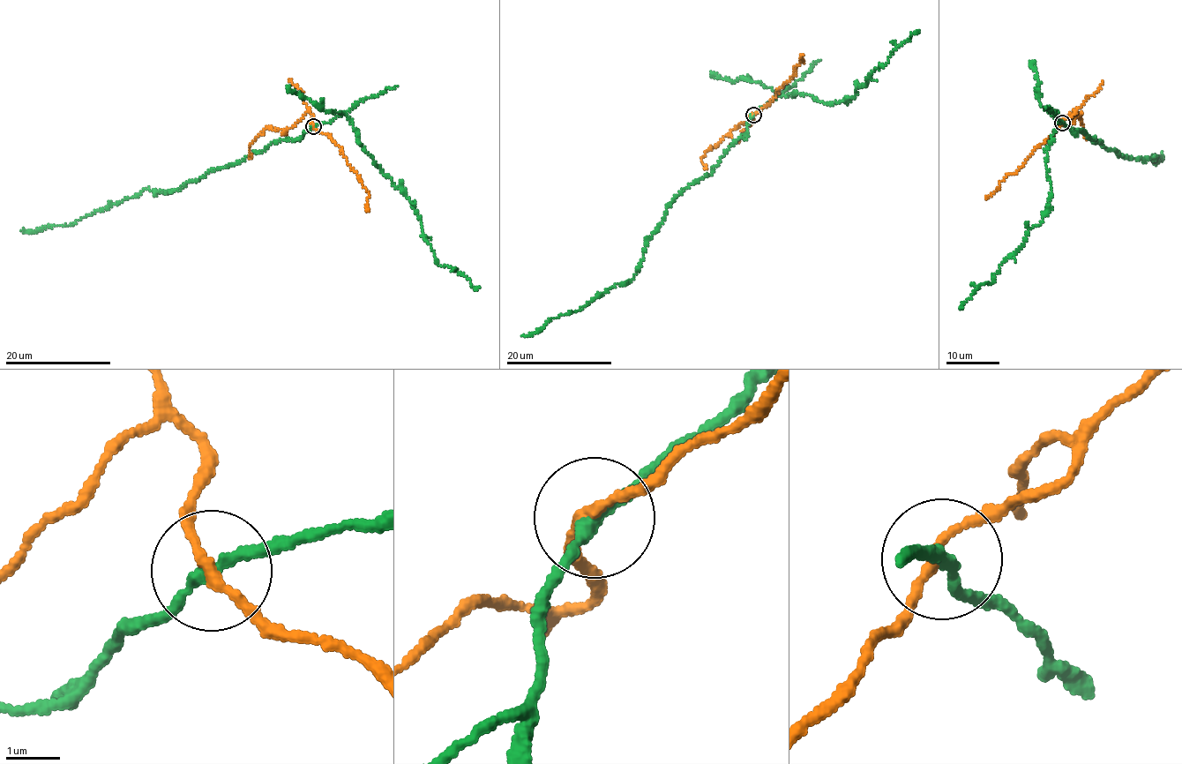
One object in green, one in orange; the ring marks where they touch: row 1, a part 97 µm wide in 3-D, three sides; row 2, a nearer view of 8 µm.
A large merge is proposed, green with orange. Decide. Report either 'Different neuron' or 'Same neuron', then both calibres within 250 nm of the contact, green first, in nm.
Different neuron. Thickness 200 nm (green) against 160 nm

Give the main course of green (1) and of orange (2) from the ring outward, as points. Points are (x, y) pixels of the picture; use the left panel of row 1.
1: (314, 127), (299, 138), (278, 140), (172, 191), (145, 190), (71, 224), (19, 229)
2: (314, 127), (329, 136), (341, 150), (346, 161), (357, 174), (368, 190), (365, 208), (369, 212)

